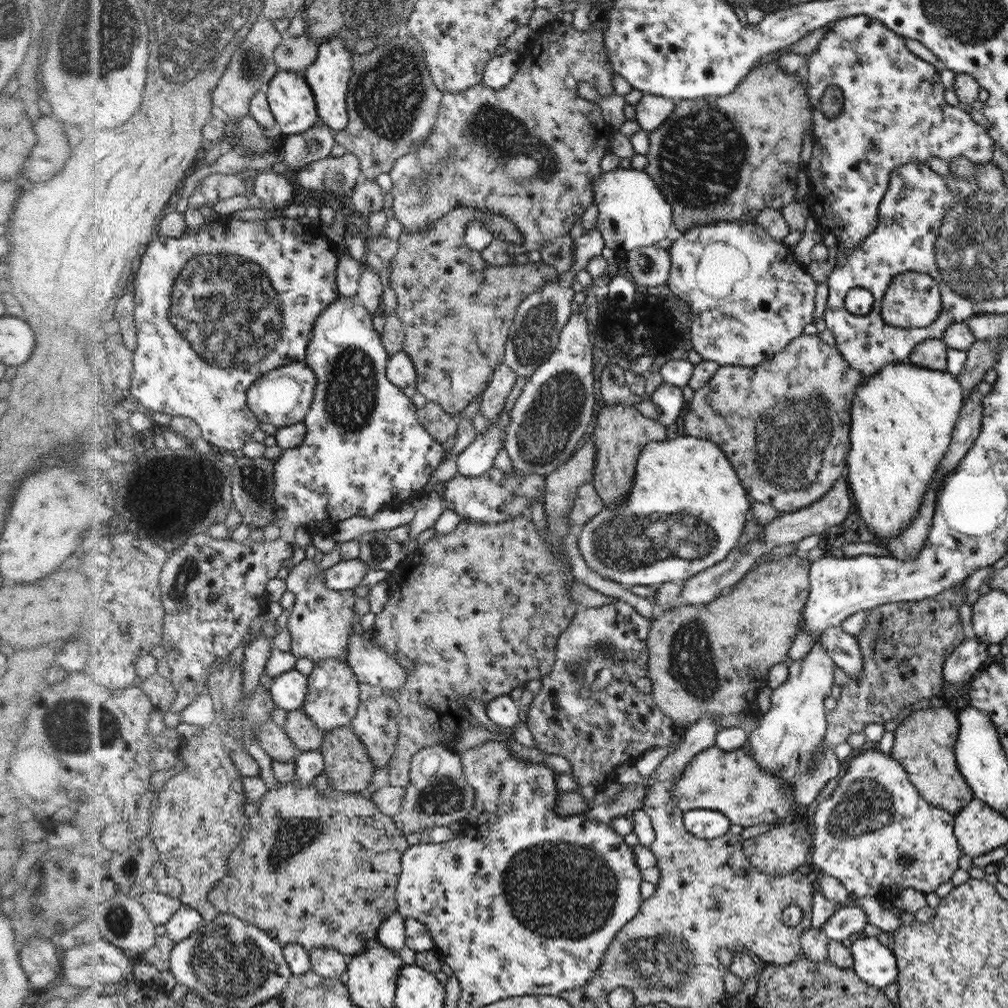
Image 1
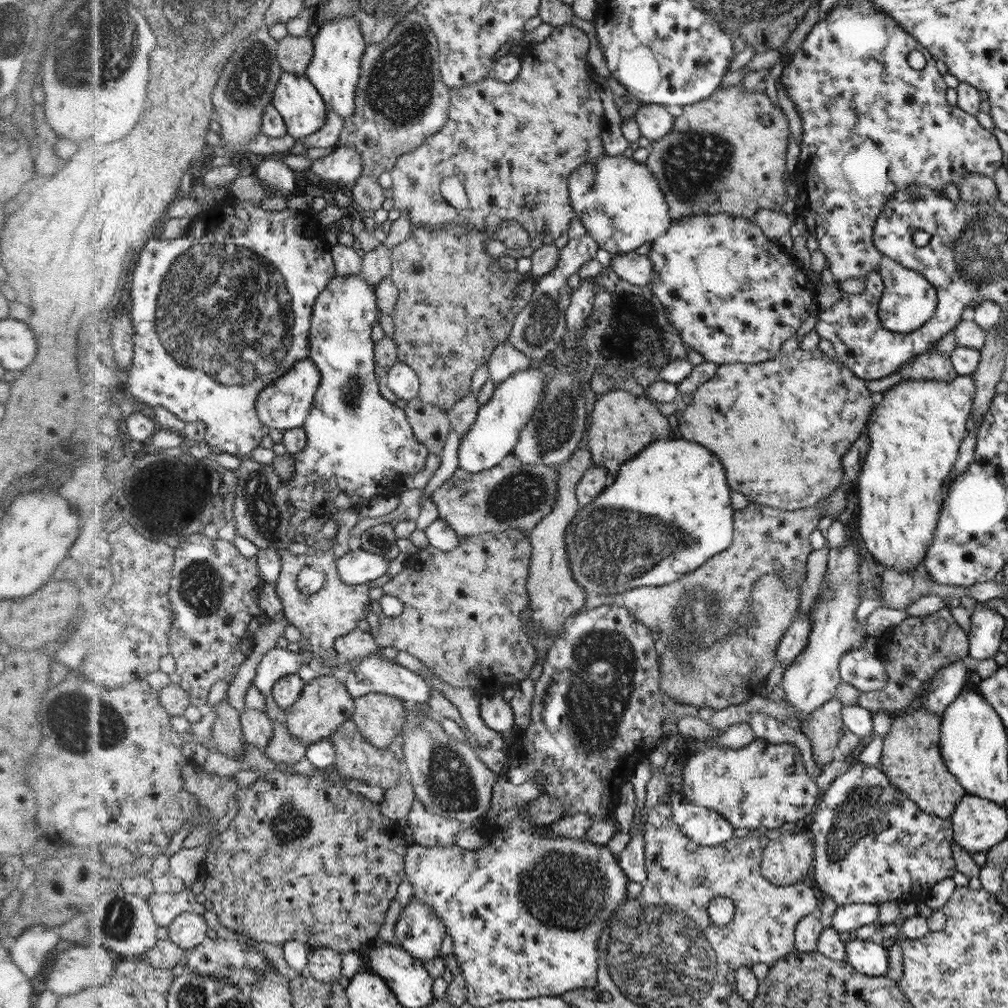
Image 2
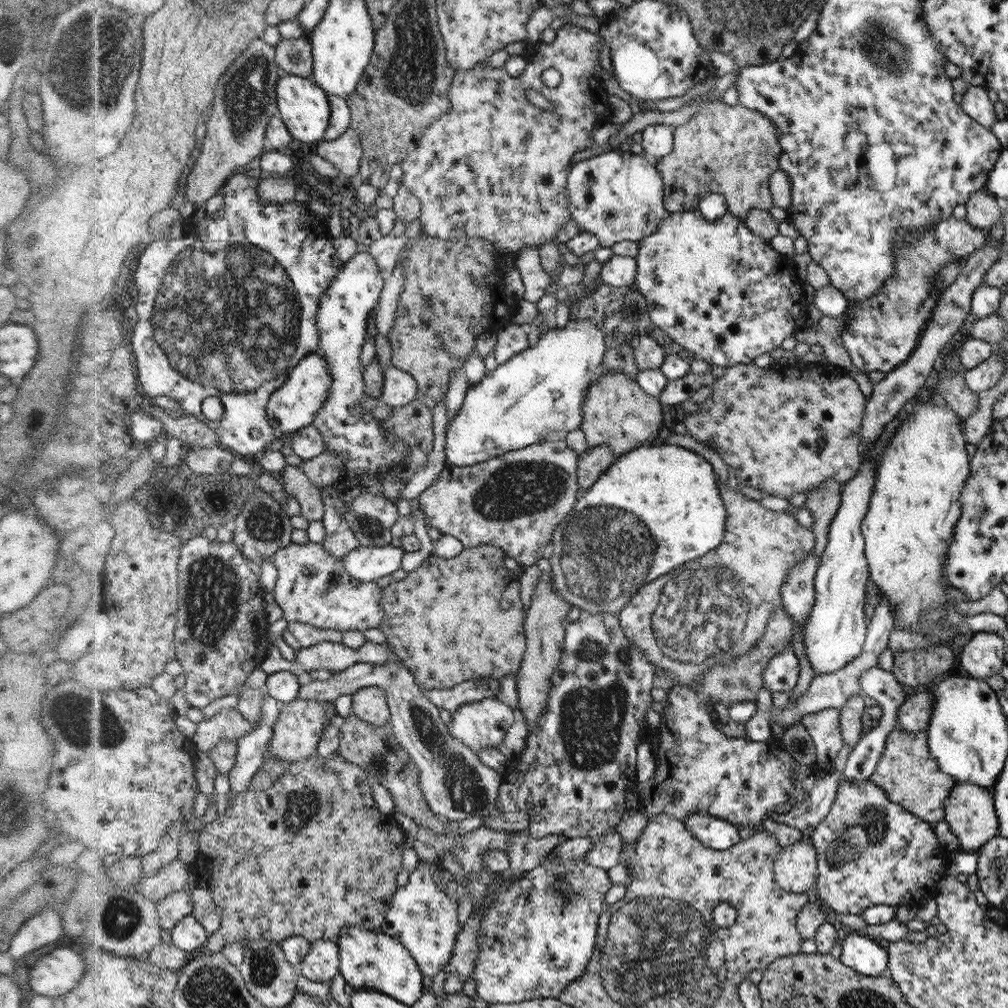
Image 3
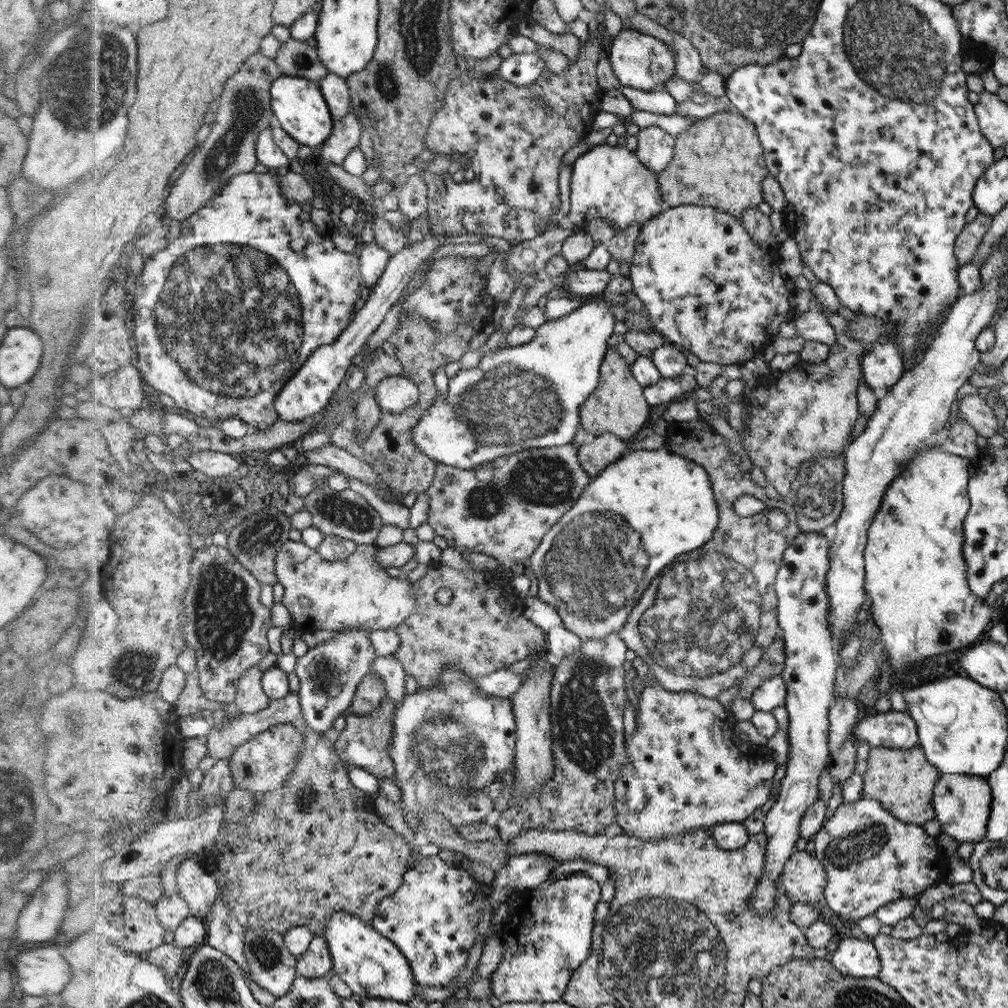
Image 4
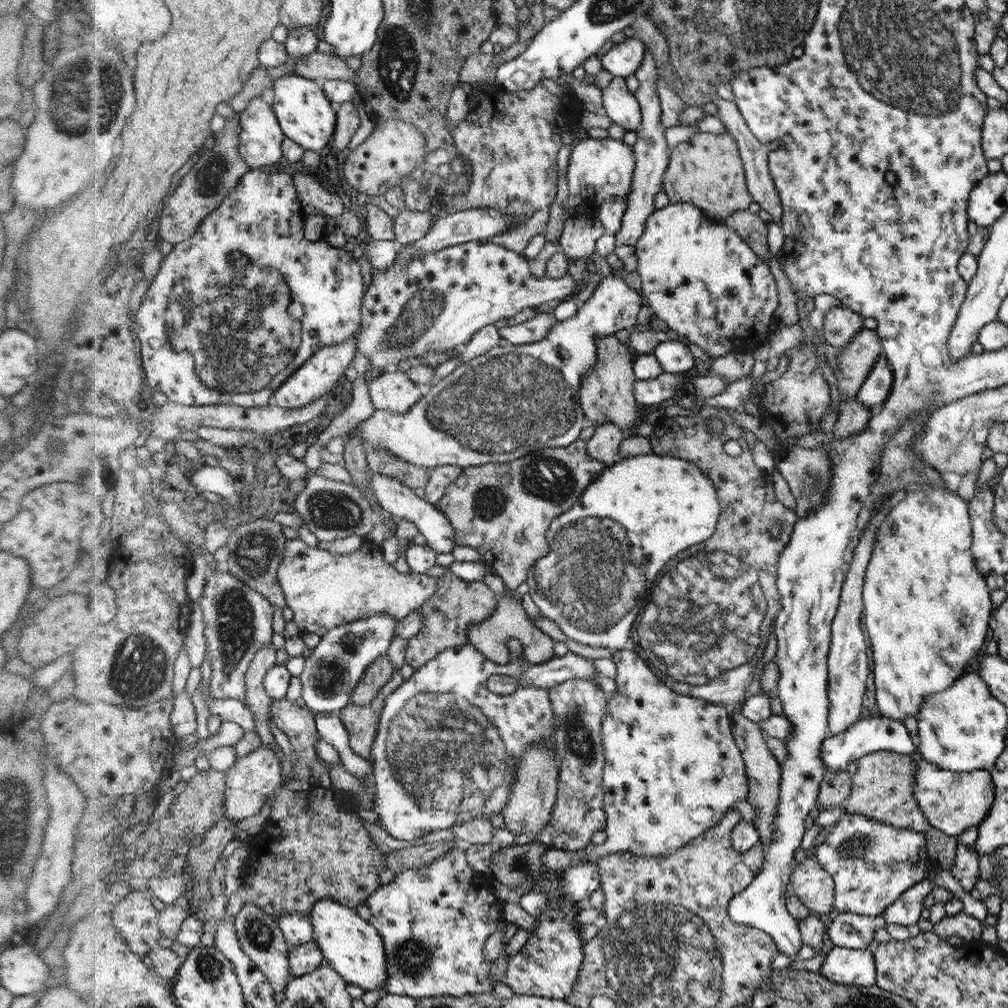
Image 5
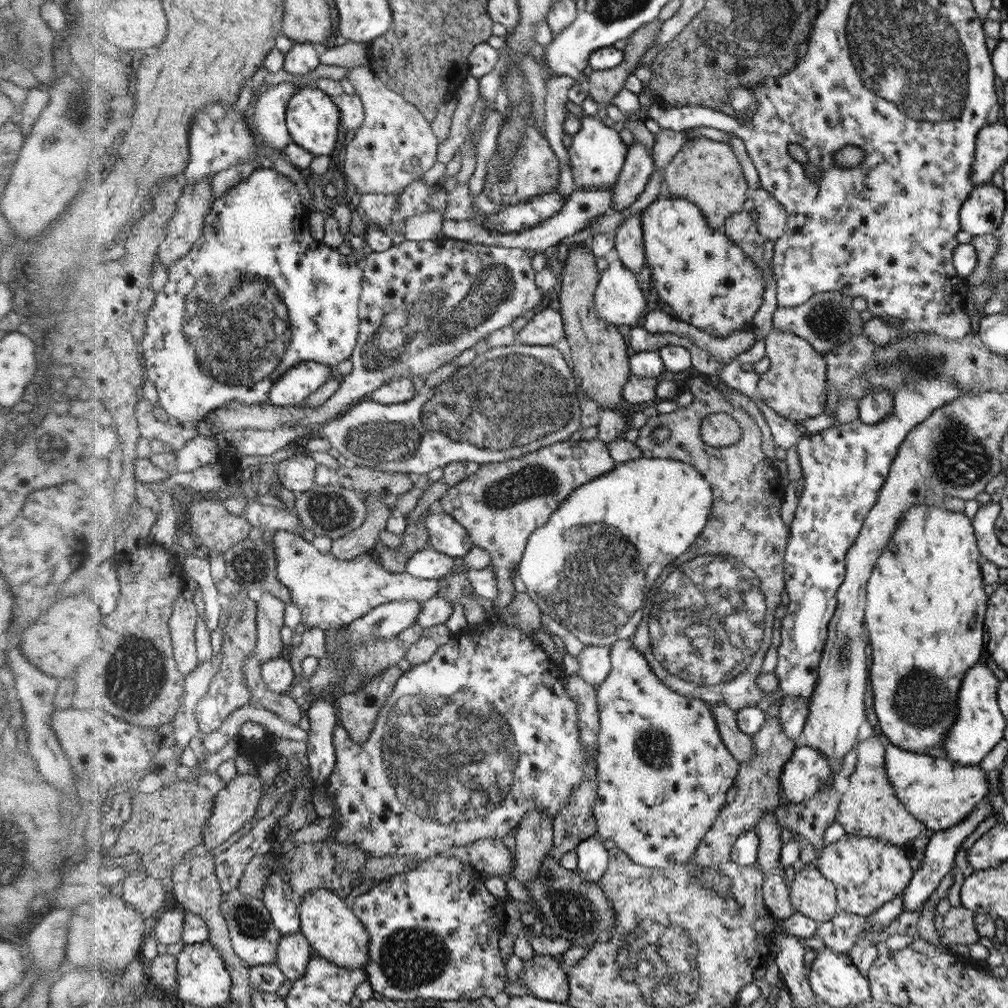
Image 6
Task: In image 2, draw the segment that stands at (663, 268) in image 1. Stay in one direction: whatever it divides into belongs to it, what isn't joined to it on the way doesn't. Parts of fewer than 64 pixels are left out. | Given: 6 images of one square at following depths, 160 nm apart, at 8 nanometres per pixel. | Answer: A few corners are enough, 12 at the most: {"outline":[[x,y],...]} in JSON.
{"outline":[[615,254],[609,270],[632,286],[652,284],[652,261]]}

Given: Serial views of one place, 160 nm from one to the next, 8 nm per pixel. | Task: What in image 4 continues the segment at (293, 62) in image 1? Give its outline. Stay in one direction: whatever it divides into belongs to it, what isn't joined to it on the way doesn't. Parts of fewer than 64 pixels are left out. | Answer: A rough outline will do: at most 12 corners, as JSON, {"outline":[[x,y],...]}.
{"outline":[[293,38],[276,60],[318,82],[332,73],[314,42]]}

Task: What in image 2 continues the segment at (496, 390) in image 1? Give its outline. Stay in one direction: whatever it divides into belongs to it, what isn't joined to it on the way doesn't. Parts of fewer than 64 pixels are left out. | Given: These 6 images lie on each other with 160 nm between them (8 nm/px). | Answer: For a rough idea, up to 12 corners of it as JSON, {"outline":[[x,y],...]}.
{"outline":[[508,341],[488,360],[495,386],[531,360]]}

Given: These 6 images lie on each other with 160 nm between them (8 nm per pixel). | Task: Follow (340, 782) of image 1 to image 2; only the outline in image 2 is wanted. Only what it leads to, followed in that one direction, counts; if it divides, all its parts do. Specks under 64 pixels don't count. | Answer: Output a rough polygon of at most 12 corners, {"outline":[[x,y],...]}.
{"outline":[[353,719],[338,727],[340,776],[384,791],[407,774],[388,748],[365,739]]}

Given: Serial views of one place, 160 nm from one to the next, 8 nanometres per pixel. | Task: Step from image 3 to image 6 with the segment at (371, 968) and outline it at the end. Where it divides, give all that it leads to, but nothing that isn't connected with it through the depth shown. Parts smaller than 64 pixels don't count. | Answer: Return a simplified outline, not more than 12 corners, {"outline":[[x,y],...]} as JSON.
{"outline":[[336,892],[300,900],[316,954],[365,970],[369,933]]}

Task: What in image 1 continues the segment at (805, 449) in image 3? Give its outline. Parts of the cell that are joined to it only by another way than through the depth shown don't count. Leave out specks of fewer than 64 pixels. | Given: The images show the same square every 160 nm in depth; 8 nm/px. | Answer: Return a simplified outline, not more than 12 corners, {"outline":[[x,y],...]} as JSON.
{"outline":[[817,334],[719,367],[685,432],[781,514],[847,468],[867,376]]}

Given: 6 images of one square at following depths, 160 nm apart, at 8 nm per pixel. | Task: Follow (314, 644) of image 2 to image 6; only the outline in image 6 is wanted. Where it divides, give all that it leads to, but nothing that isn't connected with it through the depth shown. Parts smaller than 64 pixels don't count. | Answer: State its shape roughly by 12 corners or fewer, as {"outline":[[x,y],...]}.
{"outline":[[277,531],[280,580],[307,628],[344,628],[381,604],[423,603],[436,579],[340,560]]}

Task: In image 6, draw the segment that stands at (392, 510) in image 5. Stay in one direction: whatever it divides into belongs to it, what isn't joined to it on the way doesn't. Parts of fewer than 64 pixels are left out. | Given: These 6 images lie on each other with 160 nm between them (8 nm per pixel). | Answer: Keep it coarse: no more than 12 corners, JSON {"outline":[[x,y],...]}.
{"outline":[[426,511],[431,546],[452,558],[473,547],[448,513]]}

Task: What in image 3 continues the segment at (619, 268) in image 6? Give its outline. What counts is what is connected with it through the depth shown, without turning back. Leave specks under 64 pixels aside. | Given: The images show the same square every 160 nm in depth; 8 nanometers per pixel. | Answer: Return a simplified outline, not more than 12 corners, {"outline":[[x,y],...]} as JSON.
{"outline":[[568,321],[467,387],[467,467],[582,429],[604,331]]}

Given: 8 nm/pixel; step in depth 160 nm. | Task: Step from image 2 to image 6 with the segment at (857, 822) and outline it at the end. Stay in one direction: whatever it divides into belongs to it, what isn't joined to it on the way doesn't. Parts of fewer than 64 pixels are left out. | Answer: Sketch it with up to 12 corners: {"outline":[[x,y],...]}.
{"outline":[[844,834],[815,864],[839,909],[868,917],[905,892],[907,848]]}

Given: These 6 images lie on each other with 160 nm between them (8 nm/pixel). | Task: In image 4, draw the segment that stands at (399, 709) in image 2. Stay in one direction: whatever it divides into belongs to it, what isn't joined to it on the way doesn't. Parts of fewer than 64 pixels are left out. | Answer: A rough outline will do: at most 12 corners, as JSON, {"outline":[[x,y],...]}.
{"outline":[[370,671],[358,685],[349,710],[367,715],[386,694],[384,681]]}

